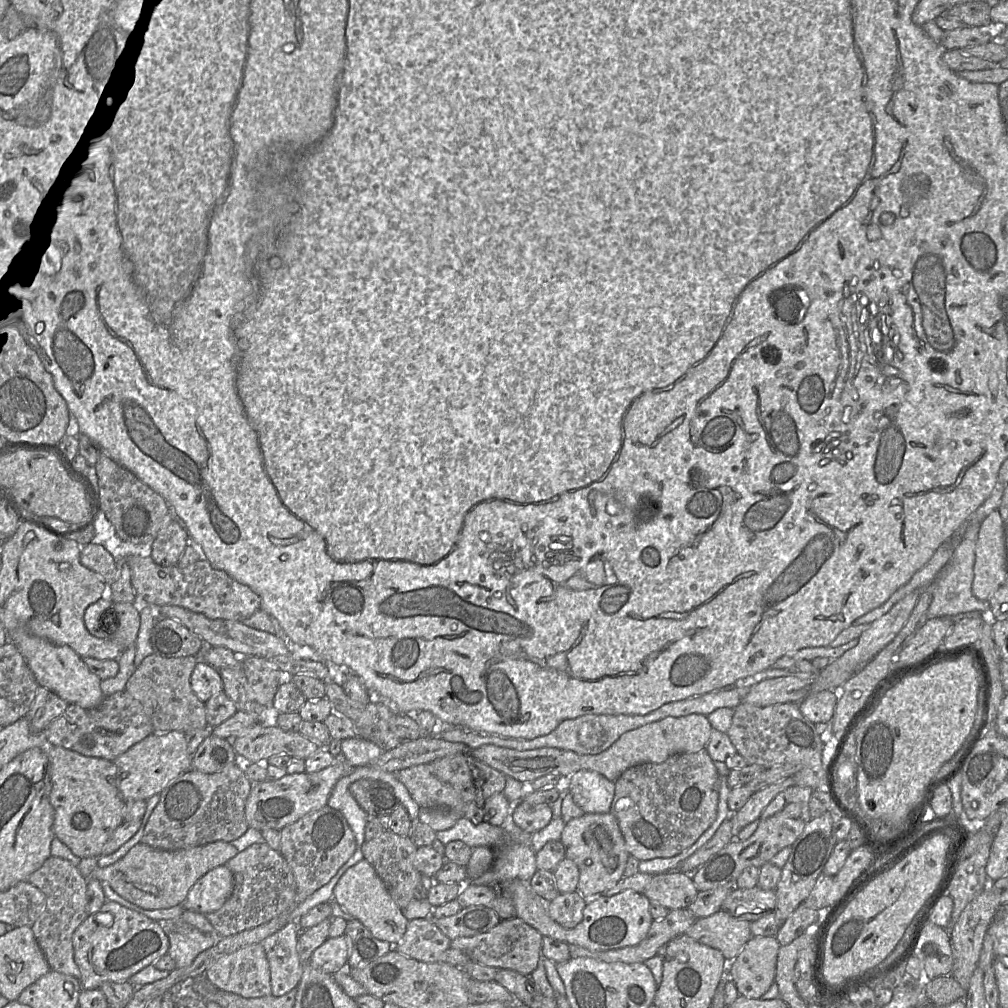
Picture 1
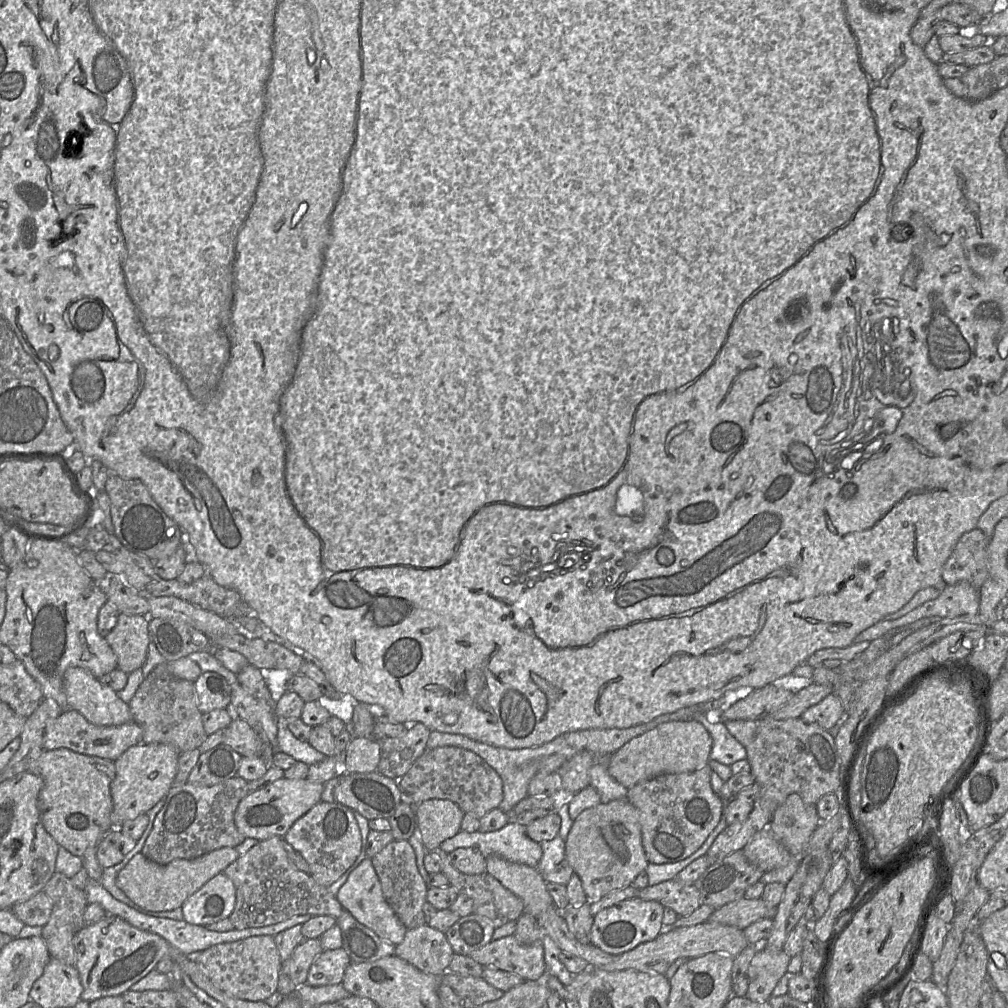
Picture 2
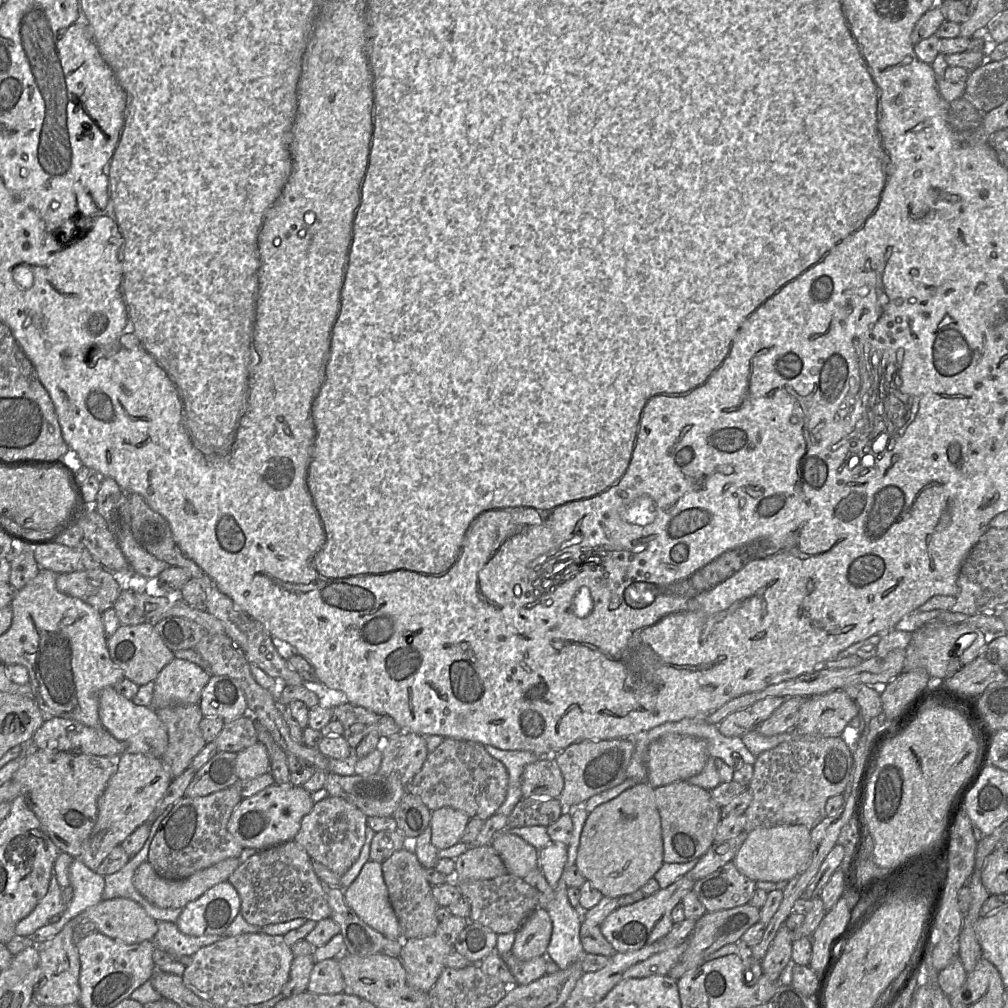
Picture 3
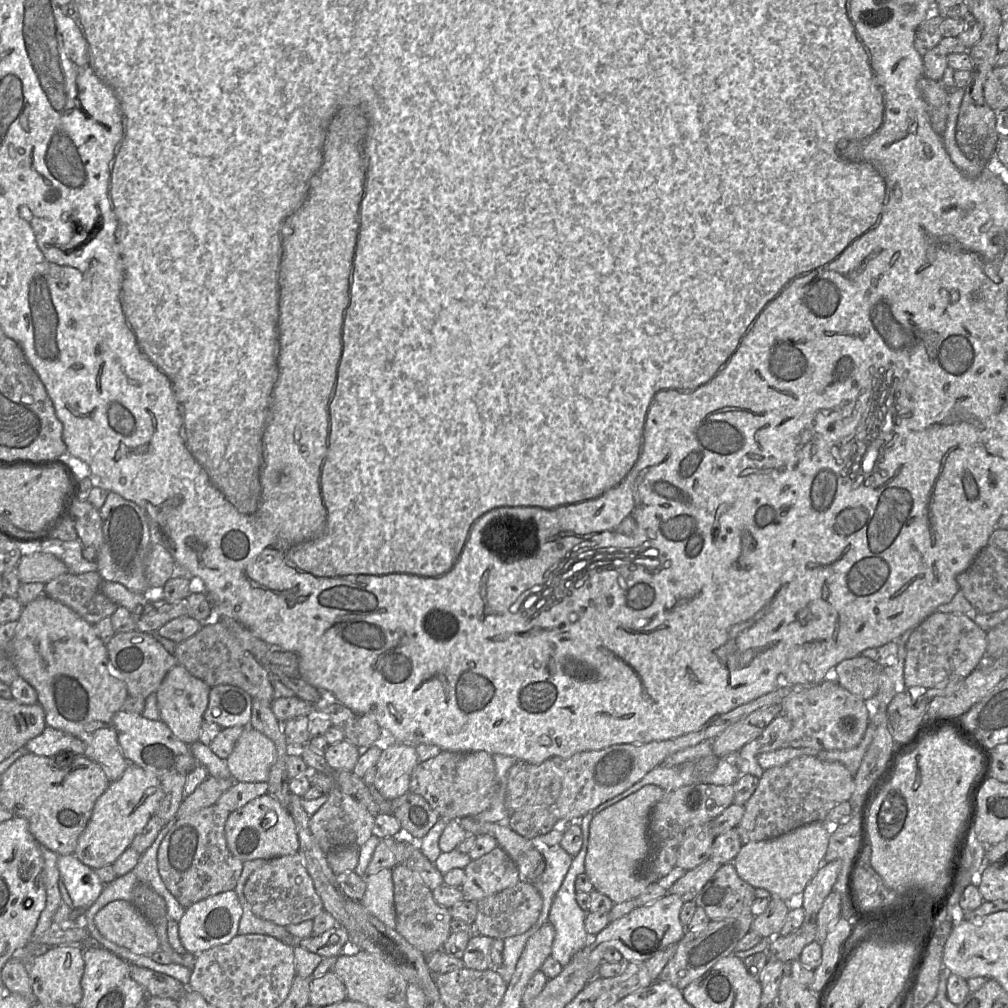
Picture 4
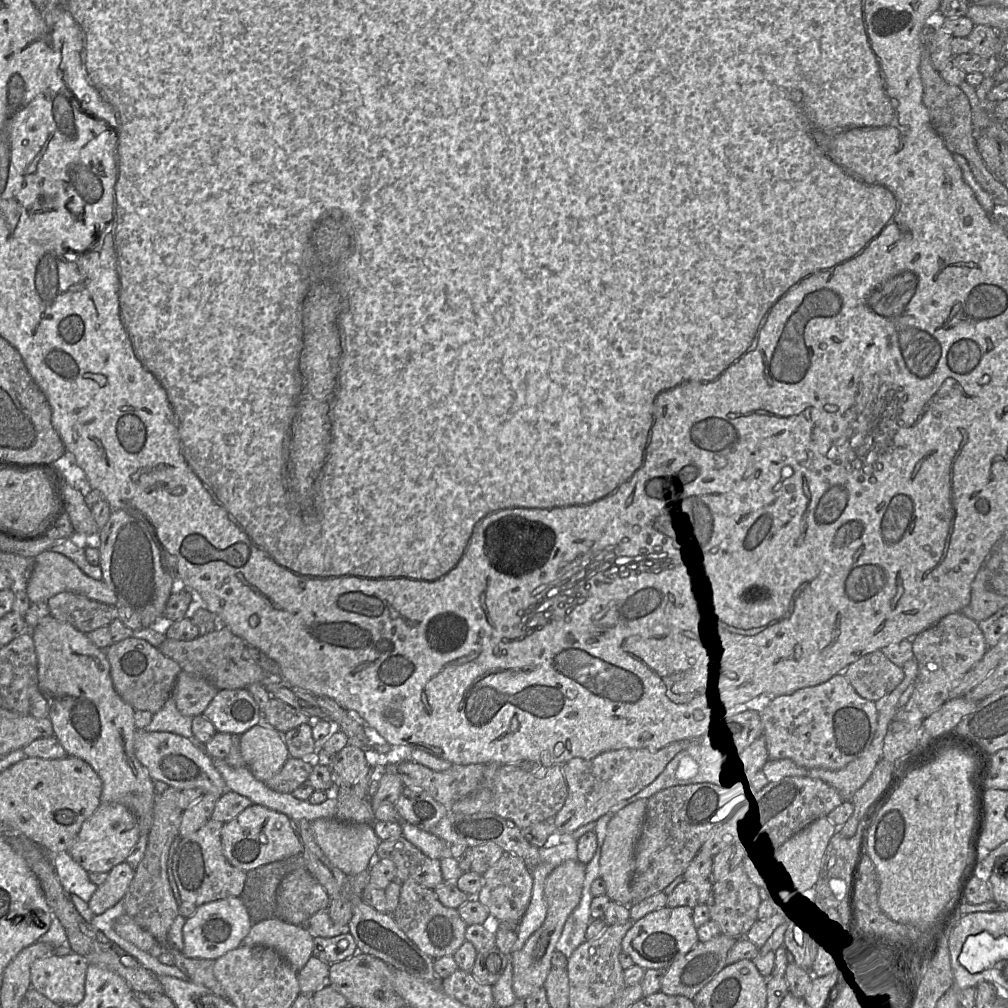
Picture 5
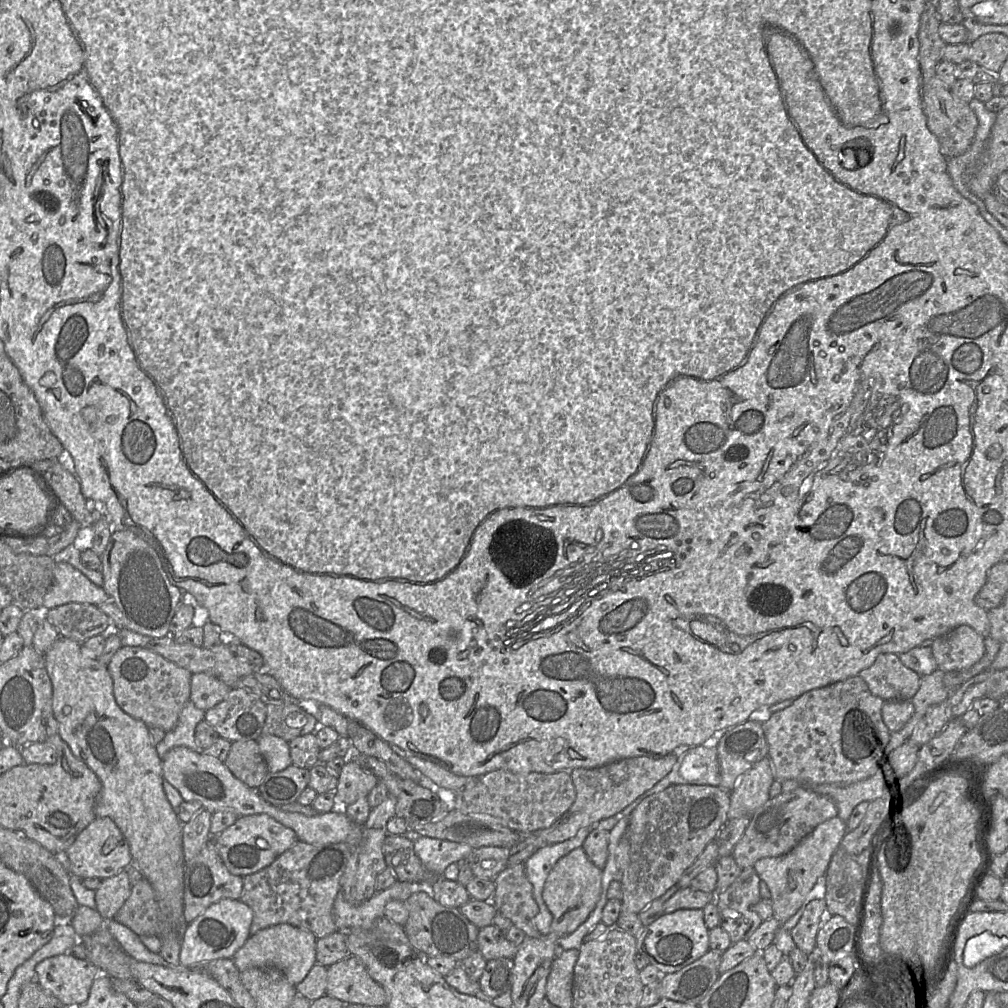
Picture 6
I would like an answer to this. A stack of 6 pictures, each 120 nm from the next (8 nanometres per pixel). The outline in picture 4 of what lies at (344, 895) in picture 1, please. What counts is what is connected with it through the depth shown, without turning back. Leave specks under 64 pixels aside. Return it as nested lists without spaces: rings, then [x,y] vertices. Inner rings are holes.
[[[382,869],[365,877],[366,891],[359,902],[370,914],[383,922],[388,928],[396,928],[394,905],[394,886],[392,869]]]

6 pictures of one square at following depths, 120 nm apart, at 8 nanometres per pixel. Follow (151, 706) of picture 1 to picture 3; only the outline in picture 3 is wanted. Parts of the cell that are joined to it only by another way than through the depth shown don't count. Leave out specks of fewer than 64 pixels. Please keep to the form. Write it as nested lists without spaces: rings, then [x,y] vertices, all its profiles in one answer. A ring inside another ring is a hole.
[[[199,704],[155,709],[168,734],[168,746],[161,757],[172,778],[181,775],[206,742],[200,730],[204,717]]]

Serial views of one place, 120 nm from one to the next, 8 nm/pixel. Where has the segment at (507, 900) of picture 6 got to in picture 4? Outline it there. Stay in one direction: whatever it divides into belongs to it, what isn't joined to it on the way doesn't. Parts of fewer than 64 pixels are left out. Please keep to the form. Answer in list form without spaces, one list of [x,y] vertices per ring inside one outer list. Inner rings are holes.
[[[498,846],[468,863],[464,873],[466,879],[461,890],[465,899],[473,902],[512,887],[520,881],[515,862]]]

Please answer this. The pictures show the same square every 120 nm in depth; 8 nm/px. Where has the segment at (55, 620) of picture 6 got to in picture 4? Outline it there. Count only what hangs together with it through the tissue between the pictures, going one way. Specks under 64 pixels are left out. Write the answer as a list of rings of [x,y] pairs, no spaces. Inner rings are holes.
[[[98,571],[65,573],[45,584],[45,594],[71,608],[89,624],[95,625],[111,617],[118,607],[102,593],[103,581]]]

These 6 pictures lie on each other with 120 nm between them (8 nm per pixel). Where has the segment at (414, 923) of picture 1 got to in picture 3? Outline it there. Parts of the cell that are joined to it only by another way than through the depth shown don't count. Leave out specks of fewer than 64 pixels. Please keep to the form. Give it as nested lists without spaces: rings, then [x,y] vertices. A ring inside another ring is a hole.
[[[435,935],[403,940],[399,960],[406,971],[408,984],[428,993],[446,968],[446,958],[453,951],[453,947]]]

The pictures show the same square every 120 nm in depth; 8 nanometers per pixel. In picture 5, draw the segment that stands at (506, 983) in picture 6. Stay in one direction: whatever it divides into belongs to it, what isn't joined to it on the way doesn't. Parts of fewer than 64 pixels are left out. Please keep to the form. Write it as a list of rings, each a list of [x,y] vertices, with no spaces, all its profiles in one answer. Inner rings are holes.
[[[496,946],[487,951],[477,952],[471,974],[481,983],[494,985],[509,964],[510,956]]]

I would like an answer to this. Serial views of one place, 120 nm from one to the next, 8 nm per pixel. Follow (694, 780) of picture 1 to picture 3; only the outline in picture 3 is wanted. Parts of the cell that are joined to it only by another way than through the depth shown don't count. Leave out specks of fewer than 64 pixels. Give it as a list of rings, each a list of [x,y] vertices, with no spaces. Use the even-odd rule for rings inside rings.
[[[679,781],[656,787],[654,793],[661,819],[663,862],[688,863],[701,858],[713,844],[714,831],[722,820],[721,807],[714,802],[710,791]]]

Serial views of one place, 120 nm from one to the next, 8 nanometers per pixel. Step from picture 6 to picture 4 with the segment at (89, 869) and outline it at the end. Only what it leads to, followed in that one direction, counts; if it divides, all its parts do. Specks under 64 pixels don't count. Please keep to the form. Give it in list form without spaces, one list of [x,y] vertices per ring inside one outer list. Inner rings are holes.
[[[129,763],[123,775],[111,782],[96,801],[90,820],[78,839],[74,855],[92,869],[113,864],[156,814],[162,798],[161,779]]]

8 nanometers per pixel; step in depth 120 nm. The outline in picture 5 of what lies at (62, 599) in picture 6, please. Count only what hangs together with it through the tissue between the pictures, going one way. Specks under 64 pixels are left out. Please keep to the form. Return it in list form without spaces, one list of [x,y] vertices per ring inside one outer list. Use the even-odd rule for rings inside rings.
[[[46,550],[34,558],[34,565],[25,591],[31,603],[47,603],[51,597],[61,592],[80,594],[112,606],[116,606],[118,602],[114,591],[103,580],[89,577],[71,559],[51,550]]]

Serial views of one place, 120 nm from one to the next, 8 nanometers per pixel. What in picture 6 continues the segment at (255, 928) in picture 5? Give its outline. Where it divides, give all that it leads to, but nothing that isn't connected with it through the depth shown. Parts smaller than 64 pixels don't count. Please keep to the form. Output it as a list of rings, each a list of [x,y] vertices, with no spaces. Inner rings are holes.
[[[277,924],[250,936],[235,952],[232,960],[239,972],[254,967],[275,969],[296,986],[305,979],[316,964],[316,943],[317,938],[308,930],[290,924]]]

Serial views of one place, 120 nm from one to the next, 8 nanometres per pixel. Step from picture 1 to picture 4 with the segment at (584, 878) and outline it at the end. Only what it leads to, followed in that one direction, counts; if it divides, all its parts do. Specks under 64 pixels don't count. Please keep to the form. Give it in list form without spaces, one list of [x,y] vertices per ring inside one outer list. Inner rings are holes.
[[[645,785],[596,813],[591,820],[584,873],[594,889],[614,904],[636,899],[650,884],[641,875],[641,868],[651,852],[648,823],[652,808],[665,793],[657,785]]]

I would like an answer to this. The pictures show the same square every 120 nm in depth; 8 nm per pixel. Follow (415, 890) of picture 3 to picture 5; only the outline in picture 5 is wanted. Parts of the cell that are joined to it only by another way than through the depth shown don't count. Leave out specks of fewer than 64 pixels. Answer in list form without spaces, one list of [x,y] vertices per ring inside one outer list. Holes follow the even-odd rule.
[[[408,880],[401,884],[399,904],[393,918],[403,933],[426,955],[432,959],[453,956],[466,941],[467,924],[458,910],[445,907],[432,889]]]

